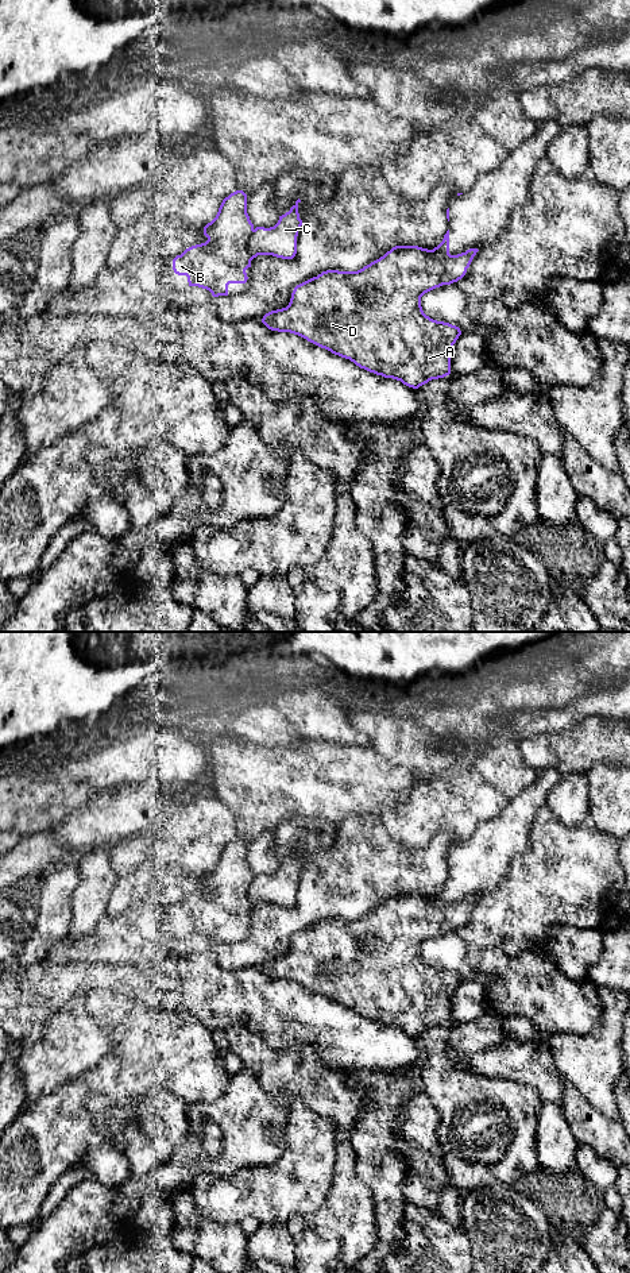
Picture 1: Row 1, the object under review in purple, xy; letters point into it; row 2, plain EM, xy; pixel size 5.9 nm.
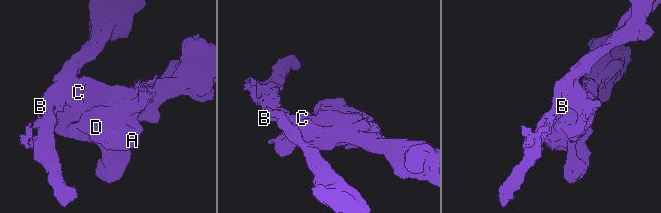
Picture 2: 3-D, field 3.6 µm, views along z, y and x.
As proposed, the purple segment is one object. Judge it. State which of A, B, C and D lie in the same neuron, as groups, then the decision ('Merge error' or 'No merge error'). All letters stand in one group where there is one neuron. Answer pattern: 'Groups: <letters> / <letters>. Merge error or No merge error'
Groups: A C D / B. Merge error

